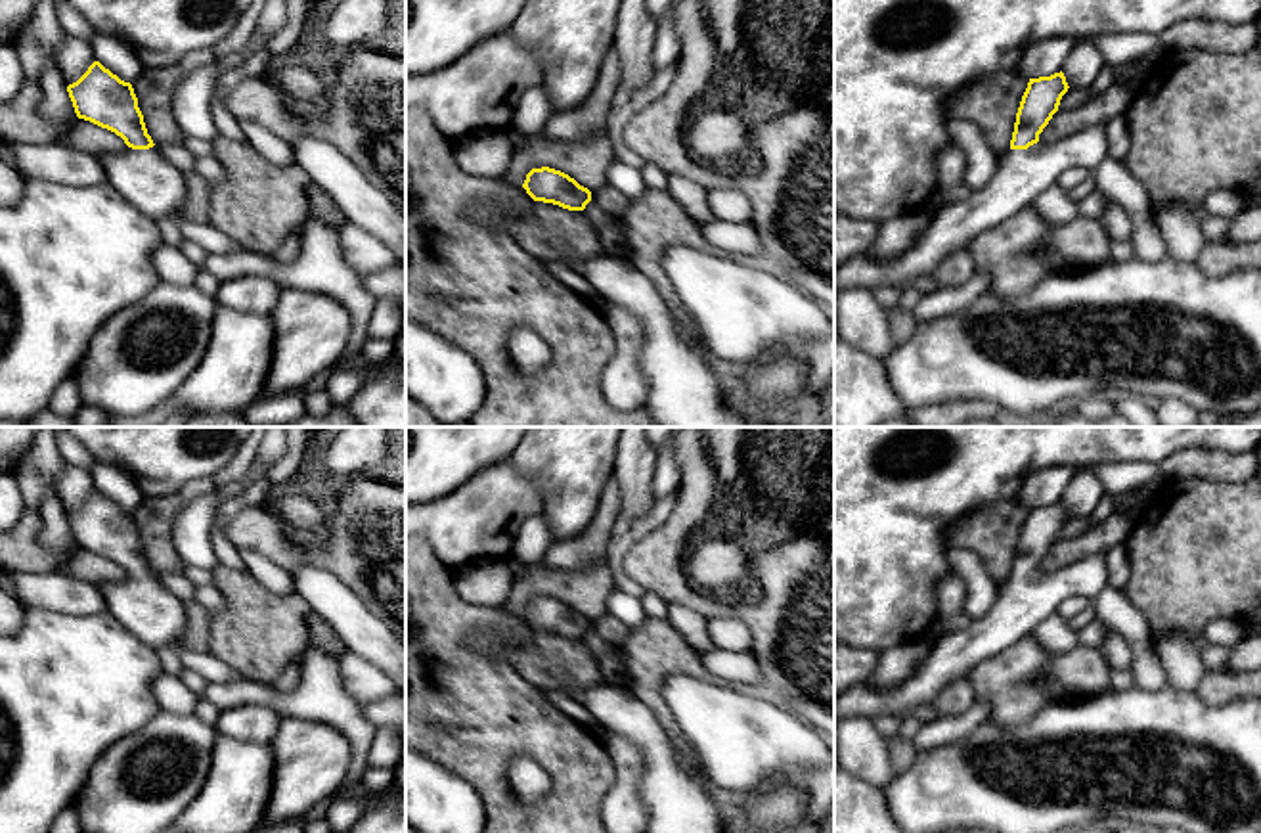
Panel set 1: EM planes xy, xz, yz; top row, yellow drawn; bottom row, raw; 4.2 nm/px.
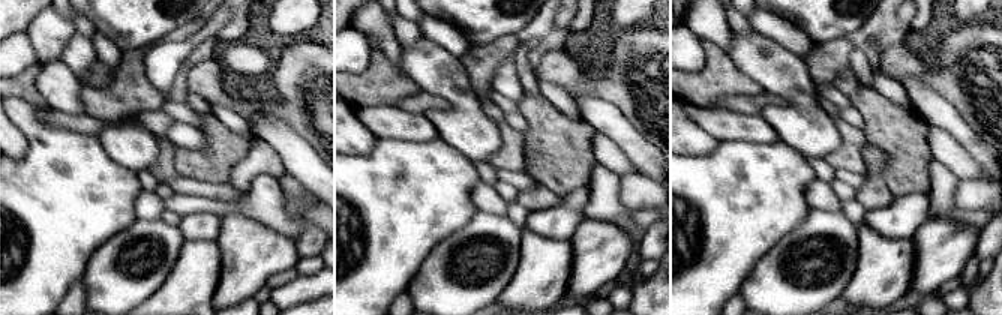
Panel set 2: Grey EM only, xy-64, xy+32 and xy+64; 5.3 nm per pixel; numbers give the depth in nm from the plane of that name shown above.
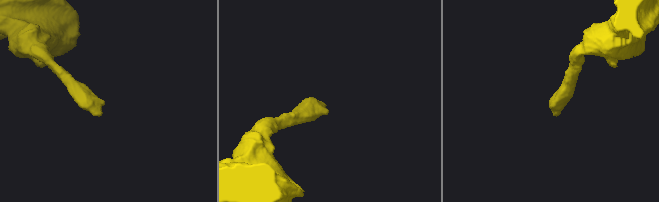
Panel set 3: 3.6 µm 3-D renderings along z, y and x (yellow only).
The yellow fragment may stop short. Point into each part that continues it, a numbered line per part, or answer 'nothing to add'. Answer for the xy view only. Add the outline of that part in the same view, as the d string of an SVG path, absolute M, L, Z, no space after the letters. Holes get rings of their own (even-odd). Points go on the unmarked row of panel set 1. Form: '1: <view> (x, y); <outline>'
1: xy (150, 611); M161 574L149 578L124 576L121 582L100 582L105 611L142 643L163 649L178 645L189 624L188 605L161 584Z

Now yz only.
1: yz (1022, 604); M1104 555L1085 557L1052 573L1037 571L1028 578L999 584L997 601L982 619L961 630L943 630L915 672L894 689L857 684L834 699L834 724L850 716L899 716L934 703L940 691L966 678L982 661L1007 647L1058 613L1066 597L1081 596L1091 603L1108 586Z

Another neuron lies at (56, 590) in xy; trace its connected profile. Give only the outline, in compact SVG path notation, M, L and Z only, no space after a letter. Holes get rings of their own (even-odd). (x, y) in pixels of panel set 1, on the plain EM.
M61 569L50 573L11 573L11 582L15 597L38 609L69 615L105 611L105 599L98 584L78 580Z

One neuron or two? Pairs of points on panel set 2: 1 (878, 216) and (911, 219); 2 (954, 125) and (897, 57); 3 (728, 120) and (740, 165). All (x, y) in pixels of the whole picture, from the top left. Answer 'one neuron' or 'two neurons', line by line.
1: one neuron
2: two neurons
3: two neurons

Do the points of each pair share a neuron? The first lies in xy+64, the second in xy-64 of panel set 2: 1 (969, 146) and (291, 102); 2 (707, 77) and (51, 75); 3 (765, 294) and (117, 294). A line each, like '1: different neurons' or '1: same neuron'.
1: different neurons
2: different neurons
3: same neuron

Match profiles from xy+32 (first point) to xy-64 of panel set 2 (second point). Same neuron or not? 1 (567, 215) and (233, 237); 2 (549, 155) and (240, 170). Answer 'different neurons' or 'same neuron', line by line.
1: different neurons
2: different neurons

